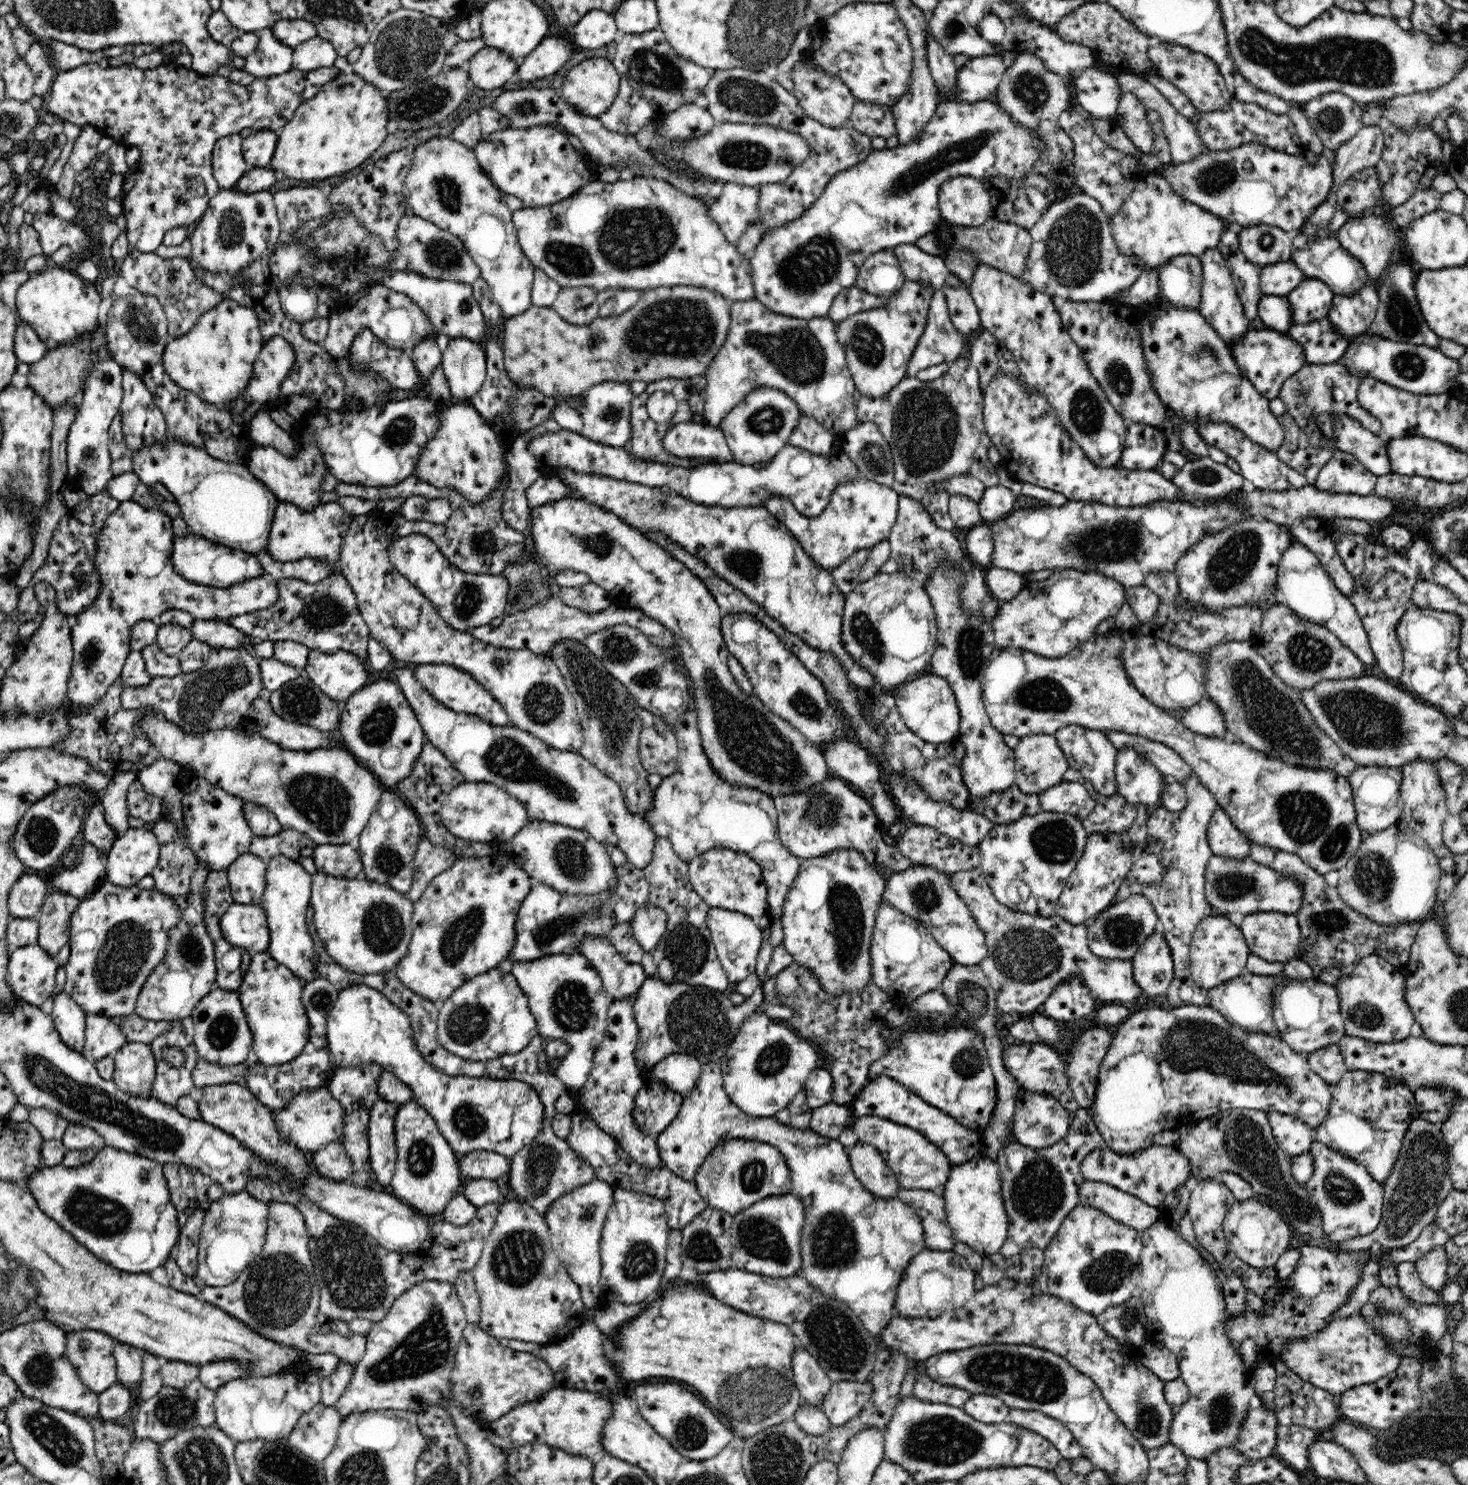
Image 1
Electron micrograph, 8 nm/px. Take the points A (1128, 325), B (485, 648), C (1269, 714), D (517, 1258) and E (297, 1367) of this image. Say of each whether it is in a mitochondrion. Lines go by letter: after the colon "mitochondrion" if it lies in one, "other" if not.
A: other
B: other
C: mitochondrion
D: mitochondrion
E: other

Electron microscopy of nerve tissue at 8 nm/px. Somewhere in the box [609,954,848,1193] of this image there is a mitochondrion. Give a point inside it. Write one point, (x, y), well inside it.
(697, 1021)

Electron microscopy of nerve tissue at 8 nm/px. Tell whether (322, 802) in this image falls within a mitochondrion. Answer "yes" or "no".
yes

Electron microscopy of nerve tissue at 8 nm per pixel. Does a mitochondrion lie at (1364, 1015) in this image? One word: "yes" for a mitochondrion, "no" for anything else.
yes

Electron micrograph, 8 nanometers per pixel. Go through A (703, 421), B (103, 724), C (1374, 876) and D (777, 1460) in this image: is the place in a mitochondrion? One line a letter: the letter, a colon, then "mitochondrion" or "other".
A: other
B: other
C: mitochondrion
D: mitochondrion

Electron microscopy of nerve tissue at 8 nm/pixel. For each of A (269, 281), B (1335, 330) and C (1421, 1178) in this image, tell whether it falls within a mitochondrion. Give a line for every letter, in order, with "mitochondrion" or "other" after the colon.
A: other
B: other
C: mitochondrion

